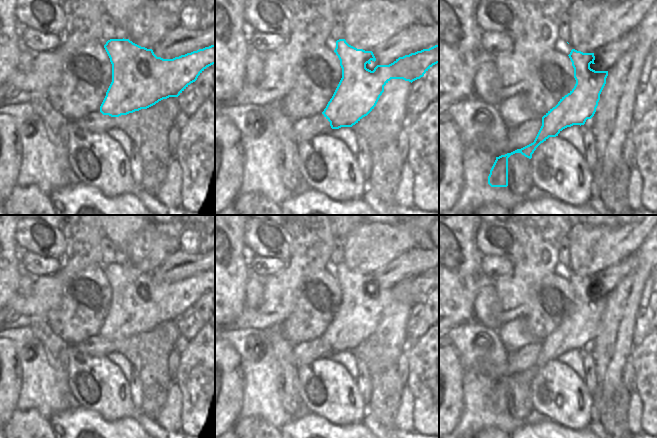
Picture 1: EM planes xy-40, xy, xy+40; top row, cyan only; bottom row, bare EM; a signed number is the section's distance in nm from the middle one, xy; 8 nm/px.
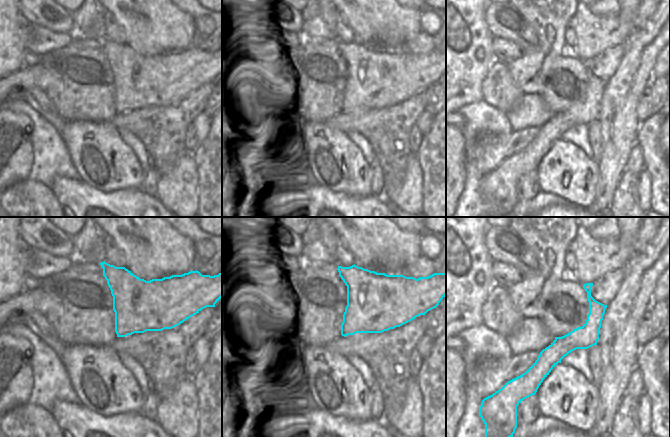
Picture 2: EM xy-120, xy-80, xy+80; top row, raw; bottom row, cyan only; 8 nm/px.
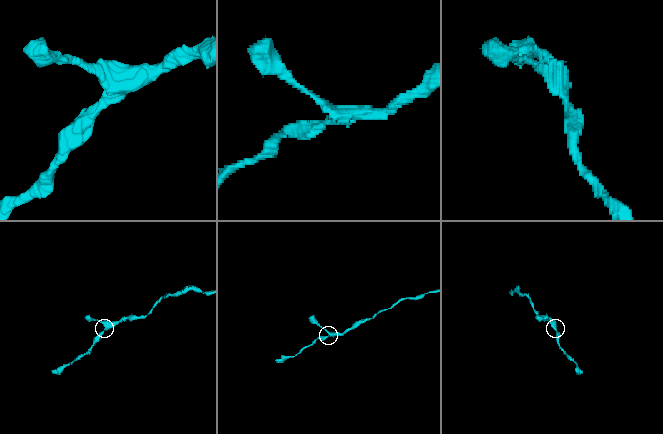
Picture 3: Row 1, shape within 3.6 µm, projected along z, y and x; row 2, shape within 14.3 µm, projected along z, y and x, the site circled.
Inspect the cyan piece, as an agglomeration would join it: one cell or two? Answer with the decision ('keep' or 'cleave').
keep

